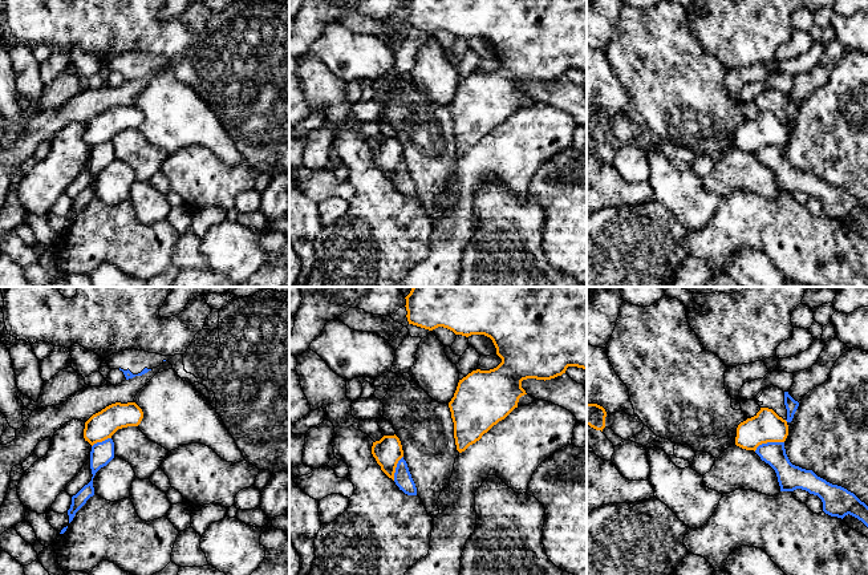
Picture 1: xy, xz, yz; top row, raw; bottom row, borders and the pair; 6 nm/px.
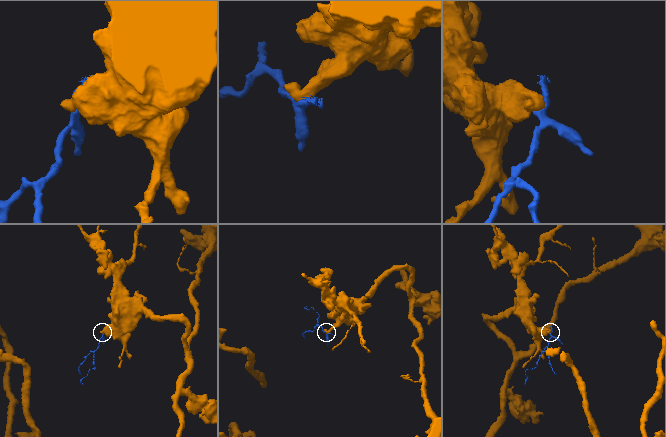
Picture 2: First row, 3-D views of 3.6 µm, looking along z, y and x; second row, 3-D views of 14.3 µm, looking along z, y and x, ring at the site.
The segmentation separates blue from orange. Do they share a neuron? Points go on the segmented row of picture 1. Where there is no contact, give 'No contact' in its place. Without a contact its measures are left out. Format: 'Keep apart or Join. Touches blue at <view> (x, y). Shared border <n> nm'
Keep apart. Touches blue at yz (769, 442). Shared border 190 nm

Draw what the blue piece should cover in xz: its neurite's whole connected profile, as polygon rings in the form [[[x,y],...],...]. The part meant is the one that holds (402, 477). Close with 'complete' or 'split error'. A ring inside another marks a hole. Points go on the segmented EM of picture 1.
[[[403,457],[397,463],[394,482],[405,494],[417,495],[415,483],[411,478],[411,474]]] | complete

